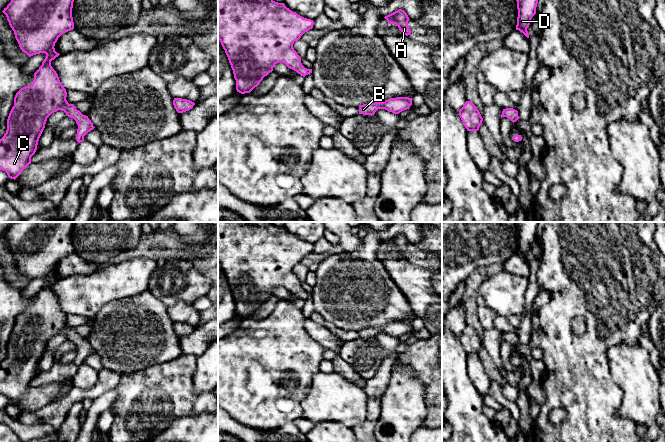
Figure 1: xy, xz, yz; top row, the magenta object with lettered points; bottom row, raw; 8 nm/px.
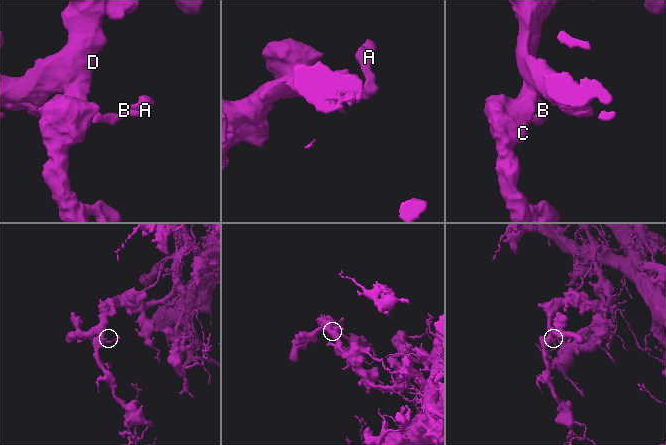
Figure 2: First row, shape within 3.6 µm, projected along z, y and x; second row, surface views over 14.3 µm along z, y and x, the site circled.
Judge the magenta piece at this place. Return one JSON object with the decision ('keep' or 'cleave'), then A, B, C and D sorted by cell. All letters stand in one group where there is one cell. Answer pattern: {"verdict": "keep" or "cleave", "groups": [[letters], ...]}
{"verdict": "cleave", "groups": [["A", "B"], ["C", "D"]]}

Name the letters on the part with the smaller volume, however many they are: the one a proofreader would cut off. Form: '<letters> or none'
A, B

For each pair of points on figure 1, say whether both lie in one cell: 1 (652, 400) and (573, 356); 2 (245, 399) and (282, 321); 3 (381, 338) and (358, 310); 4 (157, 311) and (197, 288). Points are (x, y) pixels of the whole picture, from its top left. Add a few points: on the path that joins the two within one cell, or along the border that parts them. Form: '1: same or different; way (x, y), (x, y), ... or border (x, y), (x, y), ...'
1: different; border (607, 354), (609, 375), (622, 391), (622, 398)
2: same; way (261, 380), (270, 371), (280, 340)
3: different; border (373, 338), (378, 333), (386, 333), (397, 338)
4: different; border (148, 290), (167, 307)

